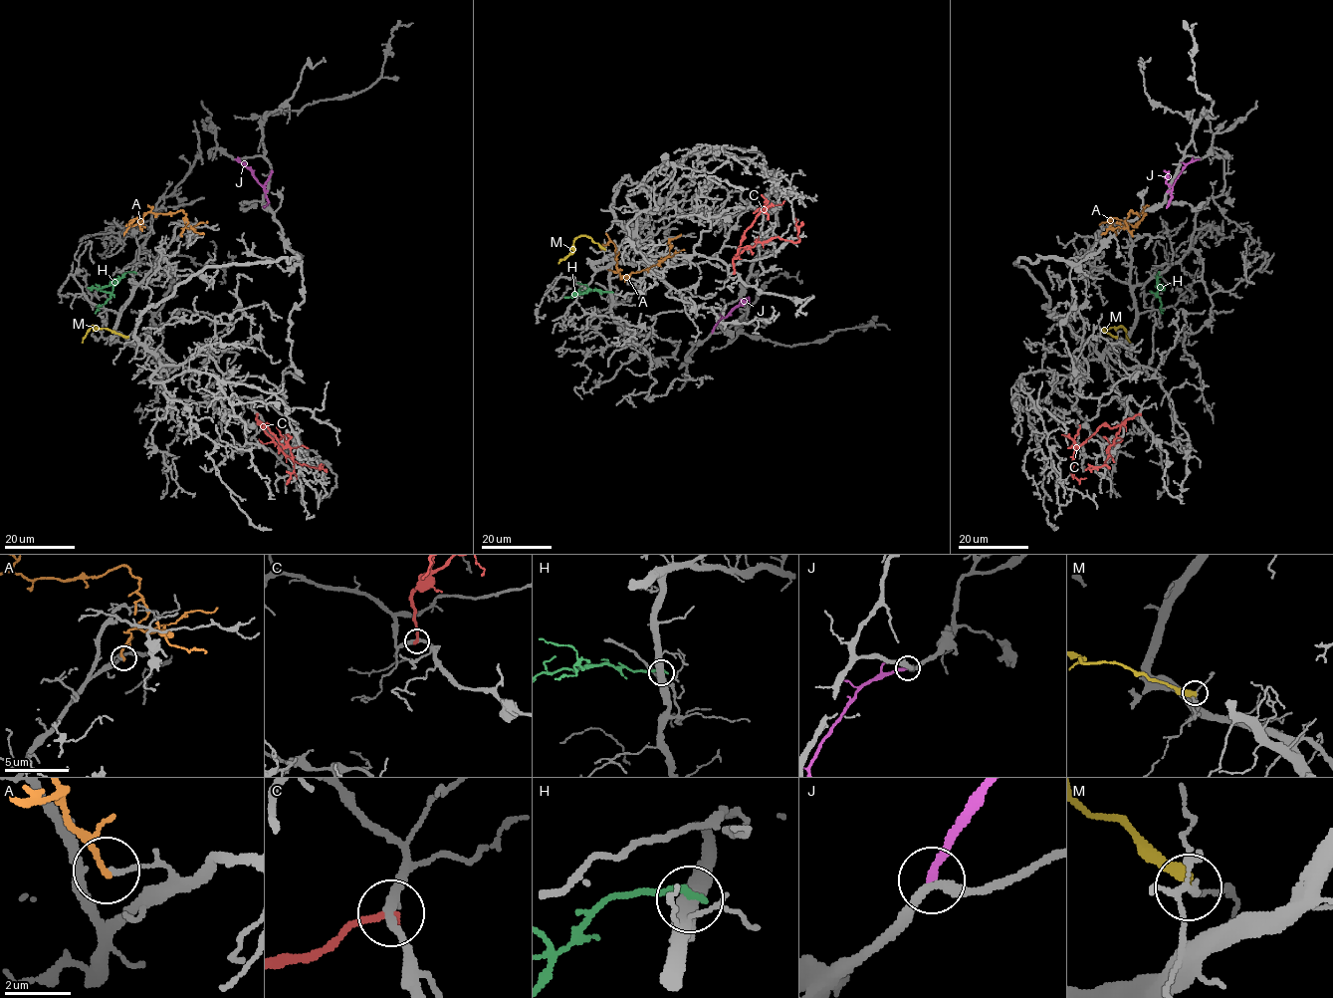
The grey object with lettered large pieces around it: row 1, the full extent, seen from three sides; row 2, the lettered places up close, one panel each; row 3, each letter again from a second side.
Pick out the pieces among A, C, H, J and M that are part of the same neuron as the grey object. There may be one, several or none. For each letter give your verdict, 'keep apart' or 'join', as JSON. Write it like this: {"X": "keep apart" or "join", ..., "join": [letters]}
{"A": "keep apart", "C": "keep apart", "H": "keep apart", "J": "keep apart", "M": "keep apart", "join": []}

